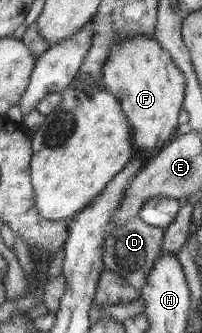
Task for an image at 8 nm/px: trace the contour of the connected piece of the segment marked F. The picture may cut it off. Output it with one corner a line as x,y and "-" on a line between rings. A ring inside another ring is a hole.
134,34
116,42
102,69
101,81
102,87
118,98
129,121
136,151
150,156
176,135
186,78
155,38

